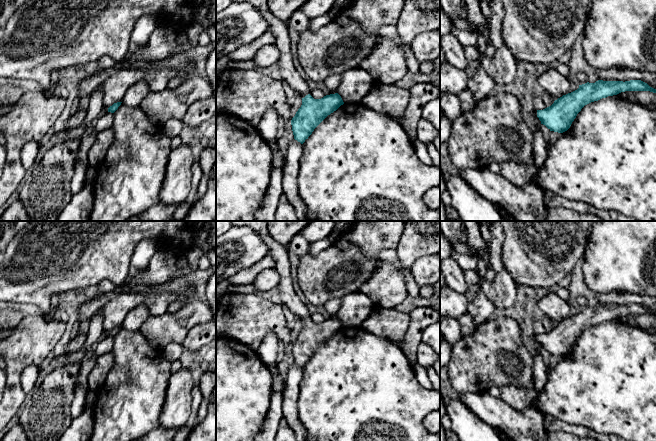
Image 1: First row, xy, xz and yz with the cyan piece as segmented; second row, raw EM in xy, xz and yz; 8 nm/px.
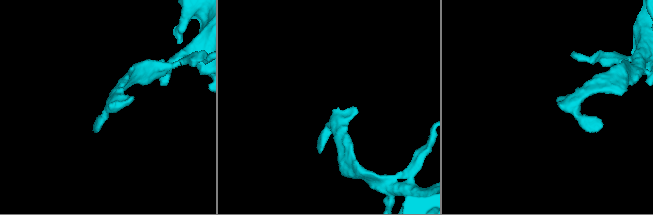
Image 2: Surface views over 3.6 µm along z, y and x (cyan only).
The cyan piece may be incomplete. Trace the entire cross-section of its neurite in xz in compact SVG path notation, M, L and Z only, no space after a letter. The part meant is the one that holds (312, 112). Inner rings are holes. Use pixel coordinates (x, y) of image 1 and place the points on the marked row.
M232 0L247 2L254 6L265 18L268 29L274 36L273 44L278 48L280 57L277 62L281 73L281 81L288 84L302 97L302 105L291 120L294 139L303 144L314 129L331 113L344 104L338 93L314 99L306 81L296 70L291 54L291 41L287 23L270 12L267 0Z

